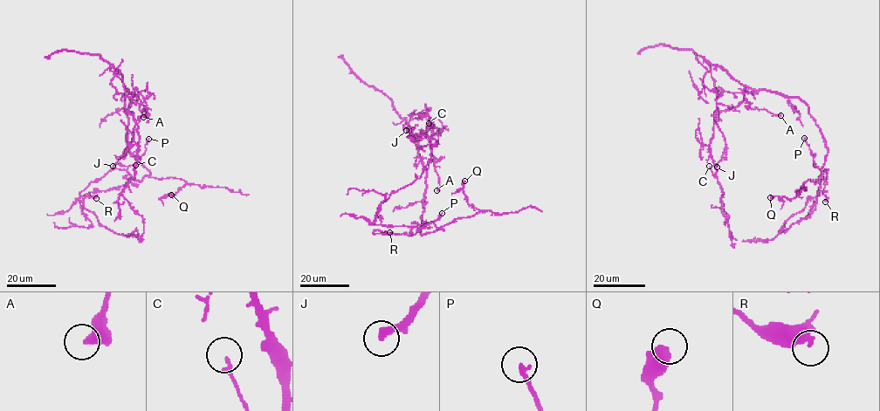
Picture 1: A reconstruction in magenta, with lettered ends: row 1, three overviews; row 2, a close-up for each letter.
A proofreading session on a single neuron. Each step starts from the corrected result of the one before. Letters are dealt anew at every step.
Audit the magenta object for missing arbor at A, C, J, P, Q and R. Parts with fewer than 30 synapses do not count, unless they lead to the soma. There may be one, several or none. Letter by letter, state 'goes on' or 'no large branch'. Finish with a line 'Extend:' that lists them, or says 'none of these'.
A: no large branch
C: no large branch
J: goes on
P: no large branch
Q: no large branch
R: no large branch
Extend: J

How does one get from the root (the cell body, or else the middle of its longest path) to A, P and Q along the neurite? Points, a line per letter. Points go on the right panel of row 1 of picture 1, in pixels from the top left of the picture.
A: (807, 105), (797, 98), (784, 97), (766, 90), (744, 93), (751, 108), (766, 109), (780, 115)
P: (807, 105), (828, 149), (822, 175), (816, 183), (821, 170), (815, 165), (804, 138)
Q: (807, 105), (828, 149), (822, 175), (814, 181), (806, 181), (795, 197), (770, 197)

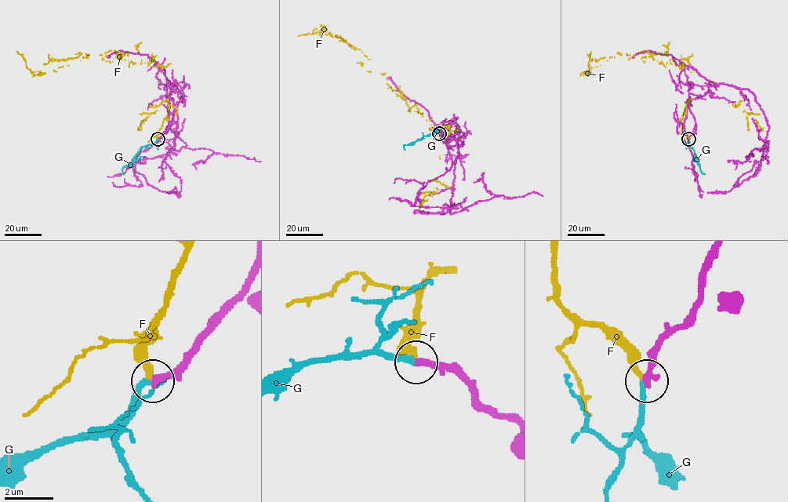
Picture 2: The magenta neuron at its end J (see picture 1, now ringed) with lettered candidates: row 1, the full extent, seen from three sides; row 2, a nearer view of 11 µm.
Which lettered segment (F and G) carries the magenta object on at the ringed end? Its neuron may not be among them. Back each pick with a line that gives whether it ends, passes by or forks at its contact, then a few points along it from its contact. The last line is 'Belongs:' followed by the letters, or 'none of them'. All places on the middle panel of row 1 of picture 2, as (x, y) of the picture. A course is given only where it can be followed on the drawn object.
G: it ends | via (439, 133), (425, 135), (413, 143), (404, 144), (404, 150)
Belongs: G

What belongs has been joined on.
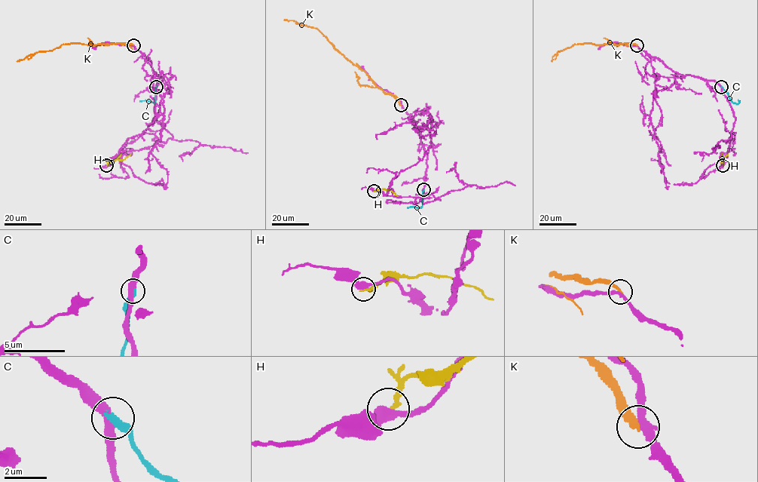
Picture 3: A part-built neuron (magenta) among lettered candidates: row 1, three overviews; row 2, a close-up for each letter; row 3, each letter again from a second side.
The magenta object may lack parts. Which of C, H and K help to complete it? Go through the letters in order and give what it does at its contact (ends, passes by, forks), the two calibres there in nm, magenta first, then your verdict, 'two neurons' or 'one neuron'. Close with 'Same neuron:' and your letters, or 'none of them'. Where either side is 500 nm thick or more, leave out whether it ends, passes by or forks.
C: it ends; calibres 380 and 440 nm; one neuron
H: it ends; calibres 400 and 240 nm; two neurons
K: it ends; calibres 280 and 280 nm; two neurons
Same neuron: C

